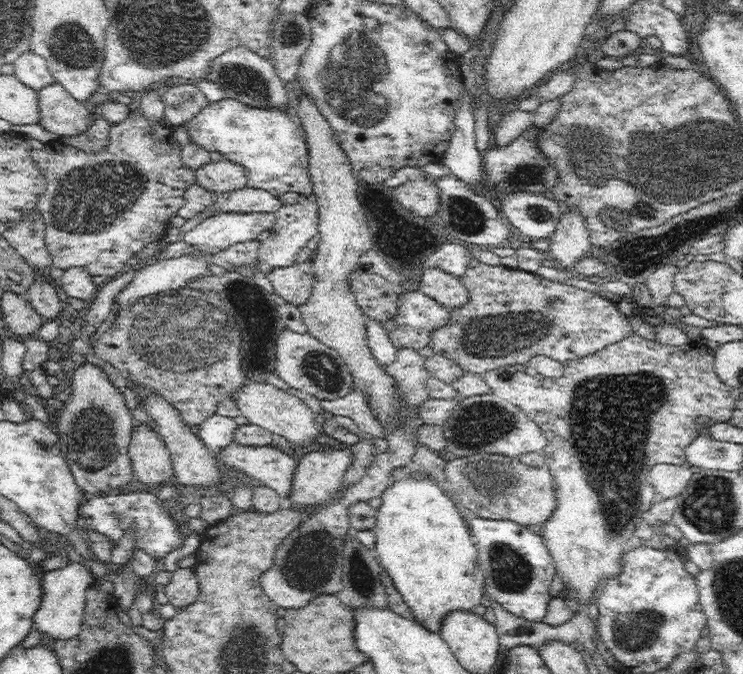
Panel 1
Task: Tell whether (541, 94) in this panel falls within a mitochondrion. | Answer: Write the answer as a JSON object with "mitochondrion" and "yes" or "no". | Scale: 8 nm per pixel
{"mitochondrion":"no"}

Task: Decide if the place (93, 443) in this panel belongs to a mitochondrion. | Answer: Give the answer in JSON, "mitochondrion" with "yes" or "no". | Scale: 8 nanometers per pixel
{"mitochondrion":"yes"}

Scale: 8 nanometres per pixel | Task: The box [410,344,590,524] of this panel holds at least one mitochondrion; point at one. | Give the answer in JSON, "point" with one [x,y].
{"point":[492,485]}

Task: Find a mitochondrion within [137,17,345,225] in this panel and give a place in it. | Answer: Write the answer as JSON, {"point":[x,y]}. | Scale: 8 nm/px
{"point":[238,77]}

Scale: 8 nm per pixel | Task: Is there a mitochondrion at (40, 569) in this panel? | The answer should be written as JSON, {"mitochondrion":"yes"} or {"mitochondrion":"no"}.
{"mitochondrion":"no"}

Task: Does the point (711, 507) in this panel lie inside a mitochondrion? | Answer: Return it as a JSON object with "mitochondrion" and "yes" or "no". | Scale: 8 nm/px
{"mitochondrion":"yes"}

